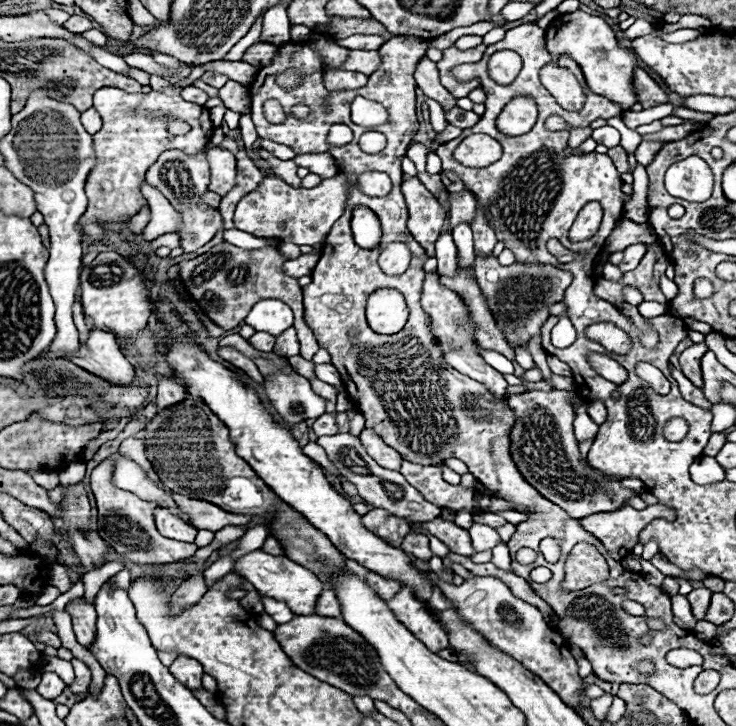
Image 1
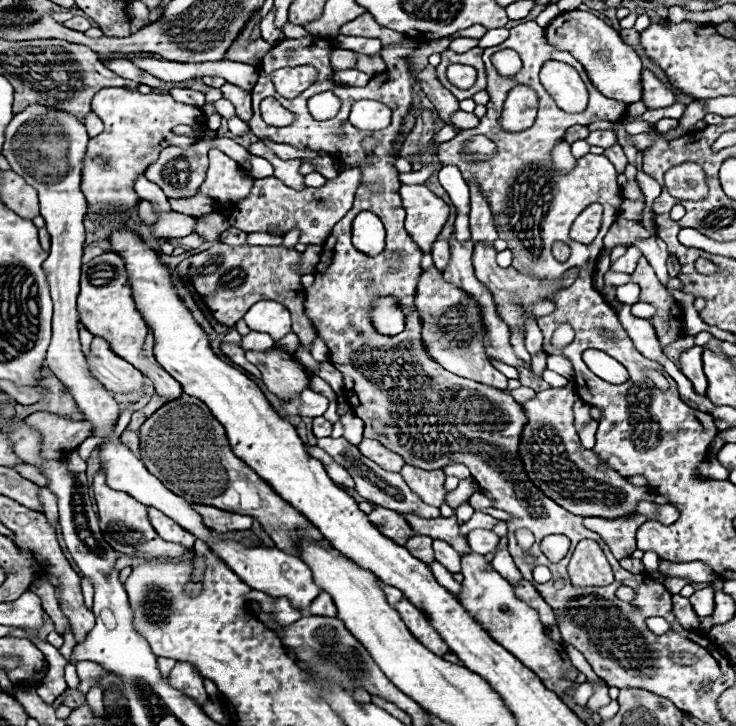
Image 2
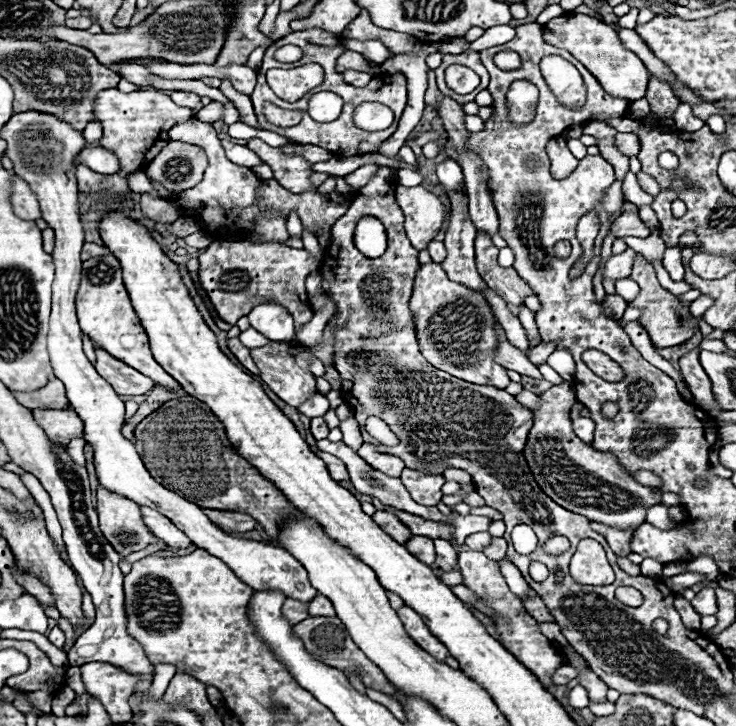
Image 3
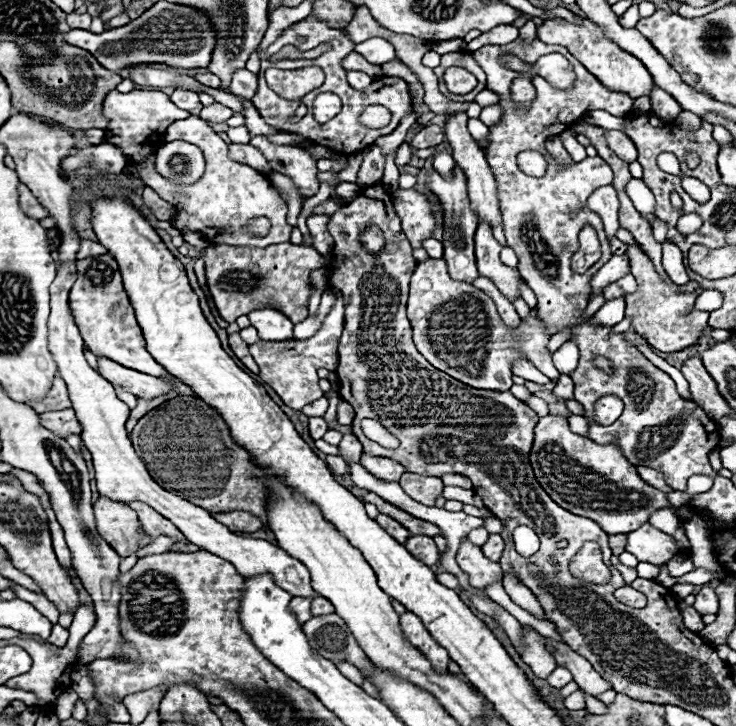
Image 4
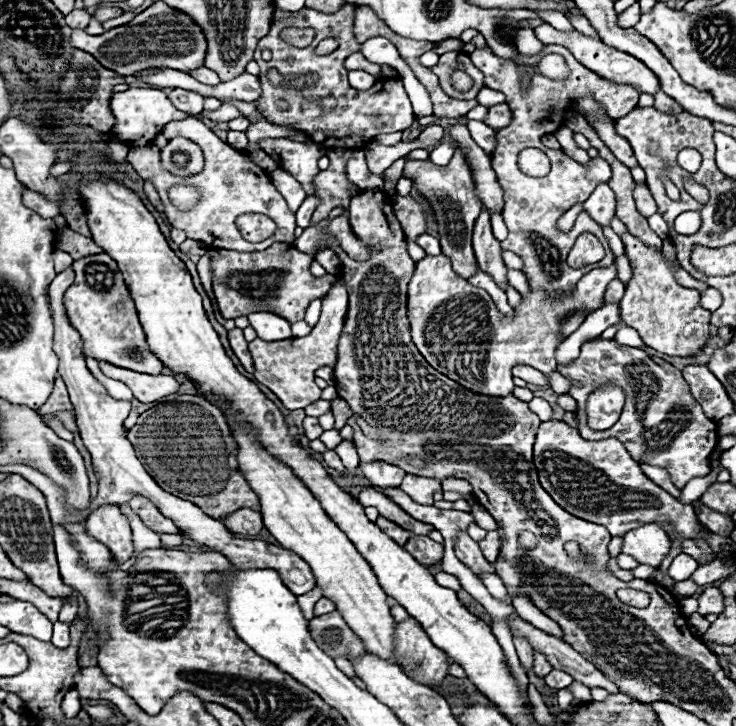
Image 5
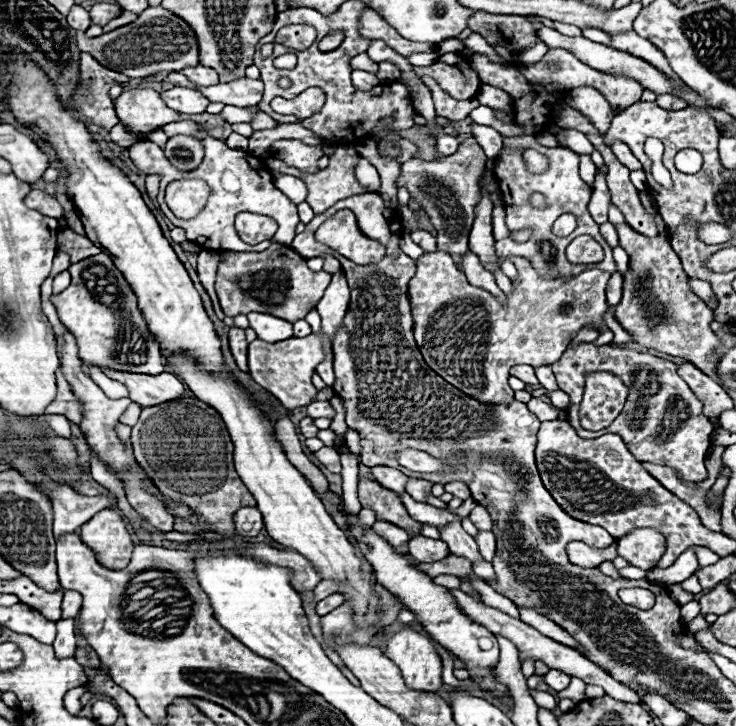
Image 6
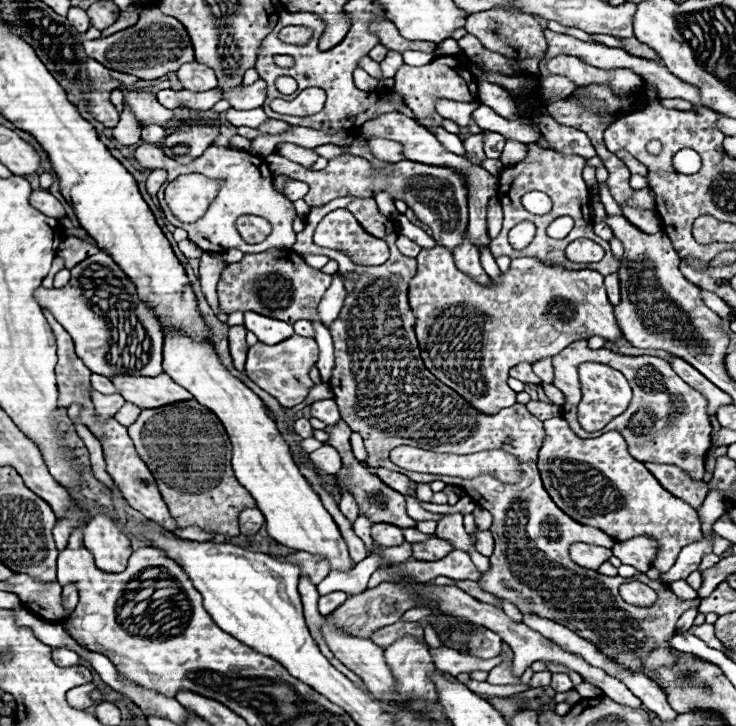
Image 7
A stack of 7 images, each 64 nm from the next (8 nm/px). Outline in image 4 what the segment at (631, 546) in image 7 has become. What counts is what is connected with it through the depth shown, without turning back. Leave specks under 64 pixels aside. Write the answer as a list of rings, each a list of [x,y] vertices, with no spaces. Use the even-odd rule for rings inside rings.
[[[647,522],[640,530],[628,532],[626,552],[634,554],[640,562],[650,562],[660,566],[668,562],[674,554],[678,554],[680,548],[672,536],[668,536]]]

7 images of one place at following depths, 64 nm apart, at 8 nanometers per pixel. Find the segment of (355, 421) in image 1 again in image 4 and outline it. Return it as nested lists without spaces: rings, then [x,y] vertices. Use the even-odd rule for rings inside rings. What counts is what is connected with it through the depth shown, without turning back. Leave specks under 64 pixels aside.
[[[352,432],[344,434],[338,448],[340,448],[340,454],[344,460],[360,460],[360,456],[362,456],[362,444],[358,442],[358,438]]]

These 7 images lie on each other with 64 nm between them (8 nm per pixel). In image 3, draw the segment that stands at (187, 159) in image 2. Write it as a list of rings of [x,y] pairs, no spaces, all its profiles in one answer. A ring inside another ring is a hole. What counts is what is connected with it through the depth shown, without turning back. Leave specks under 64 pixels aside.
[[[170,142],[148,164],[146,172],[152,180],[162,182],[168,190],[182,192],[196,186],[206,170],[206,154],[200,146],[186,142]]]

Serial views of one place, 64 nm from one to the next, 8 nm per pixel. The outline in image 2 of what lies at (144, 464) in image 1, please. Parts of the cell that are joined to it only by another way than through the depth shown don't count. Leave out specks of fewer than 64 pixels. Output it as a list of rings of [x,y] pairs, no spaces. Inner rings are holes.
[[[126,429],[122,433],[120,439],[122,443],[128,446],[128,448],[130,448],[130,450],[134,453],[134,455],[140,459],[140,452],[139,452],[140,441],[139,441],[138,433]]]

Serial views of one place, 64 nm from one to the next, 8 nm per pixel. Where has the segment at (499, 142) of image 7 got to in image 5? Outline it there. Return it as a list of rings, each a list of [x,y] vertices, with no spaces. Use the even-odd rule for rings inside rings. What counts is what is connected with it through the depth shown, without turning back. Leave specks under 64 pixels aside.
[[[470,120],[468,122],[468,130],[474,138],[474,142],[486,152],[486,154],[492,154],[494,148],[496,148],[496,130],[486,126],[484,122],[478,122],[478,120]]]

